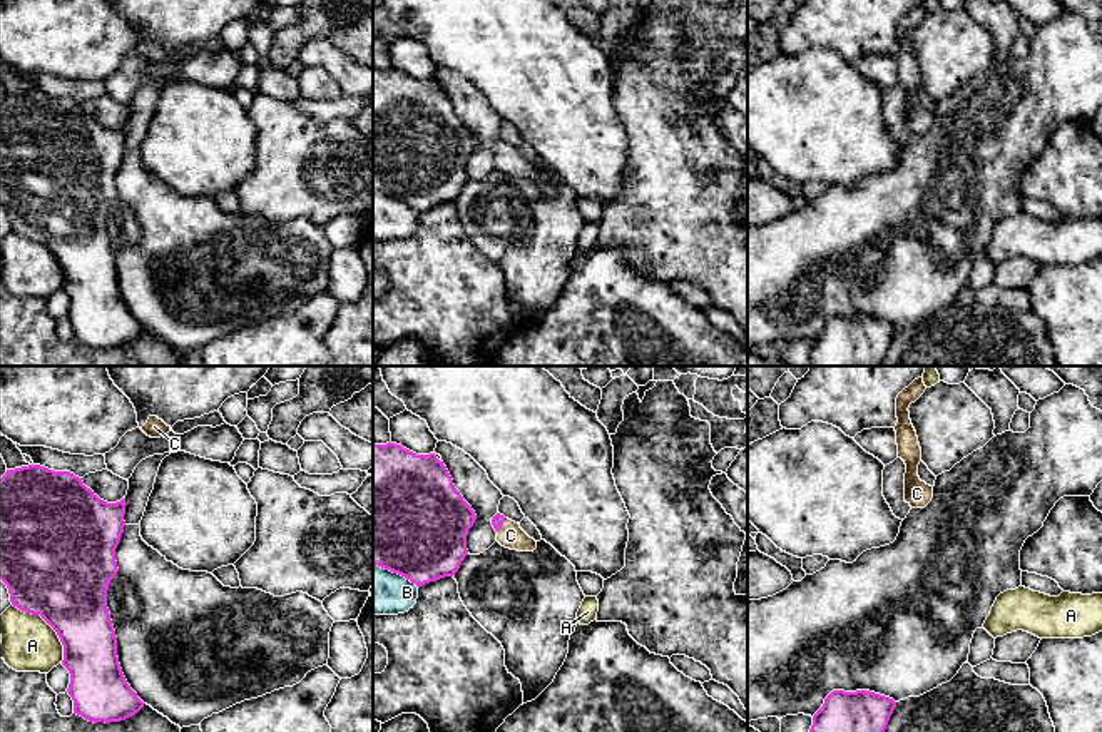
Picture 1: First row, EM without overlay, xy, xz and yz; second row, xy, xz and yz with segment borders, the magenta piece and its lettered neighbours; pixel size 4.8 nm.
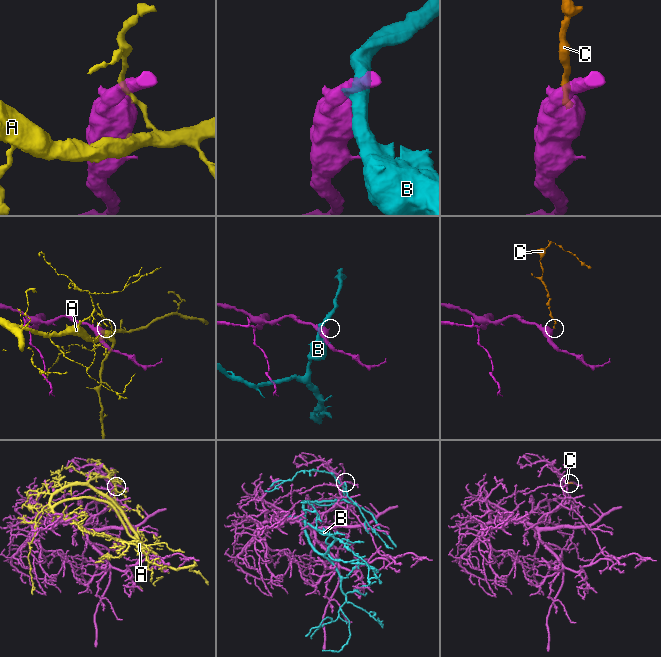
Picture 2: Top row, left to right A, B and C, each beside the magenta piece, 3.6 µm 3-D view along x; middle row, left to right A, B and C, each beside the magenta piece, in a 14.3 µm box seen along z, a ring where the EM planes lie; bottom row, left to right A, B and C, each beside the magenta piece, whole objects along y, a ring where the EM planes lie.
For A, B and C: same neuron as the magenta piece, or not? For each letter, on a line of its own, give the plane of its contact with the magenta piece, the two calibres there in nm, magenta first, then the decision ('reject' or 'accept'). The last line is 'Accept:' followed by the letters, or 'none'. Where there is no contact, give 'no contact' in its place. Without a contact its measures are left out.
A: meets magenta in xy; 460 nm thick on the magenta side, 280 nm on the other; reject
B: meets magenta in xz; 500 nm thick on the magenta side, 240 nm on the other; reject
C: meets magenta in xz; 60 nm thick on the magenta side, 120 nm on the other; accept
Accept: C

